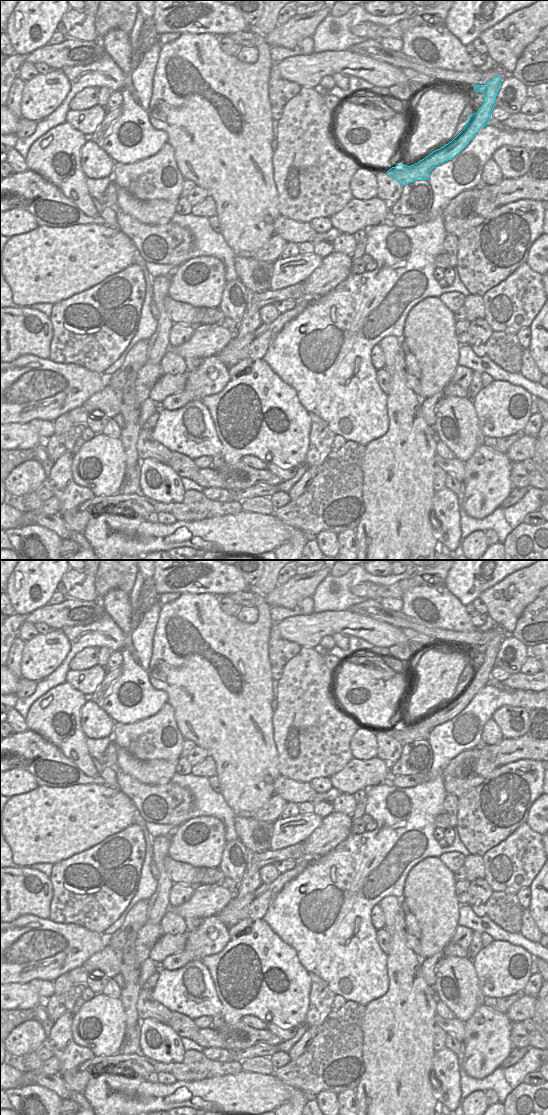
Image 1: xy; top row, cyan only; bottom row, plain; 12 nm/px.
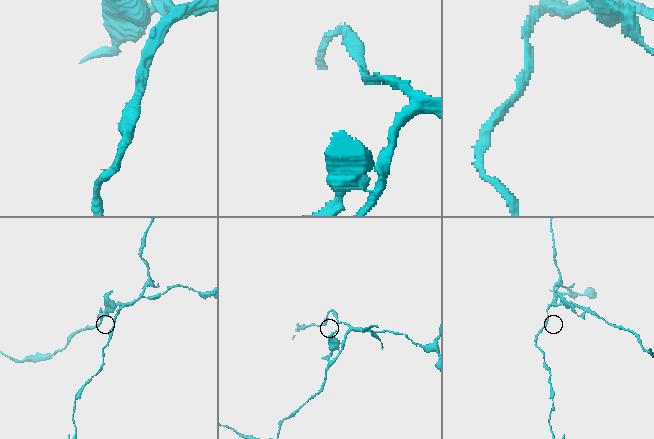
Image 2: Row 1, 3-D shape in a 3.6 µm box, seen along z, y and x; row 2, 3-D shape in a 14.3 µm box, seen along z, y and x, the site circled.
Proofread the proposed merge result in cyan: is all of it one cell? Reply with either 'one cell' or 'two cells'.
two cells

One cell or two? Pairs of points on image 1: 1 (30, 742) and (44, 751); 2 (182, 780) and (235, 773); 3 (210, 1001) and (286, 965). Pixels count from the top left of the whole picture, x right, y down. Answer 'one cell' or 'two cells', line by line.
1: one cell
2: two cells
3: two cells

